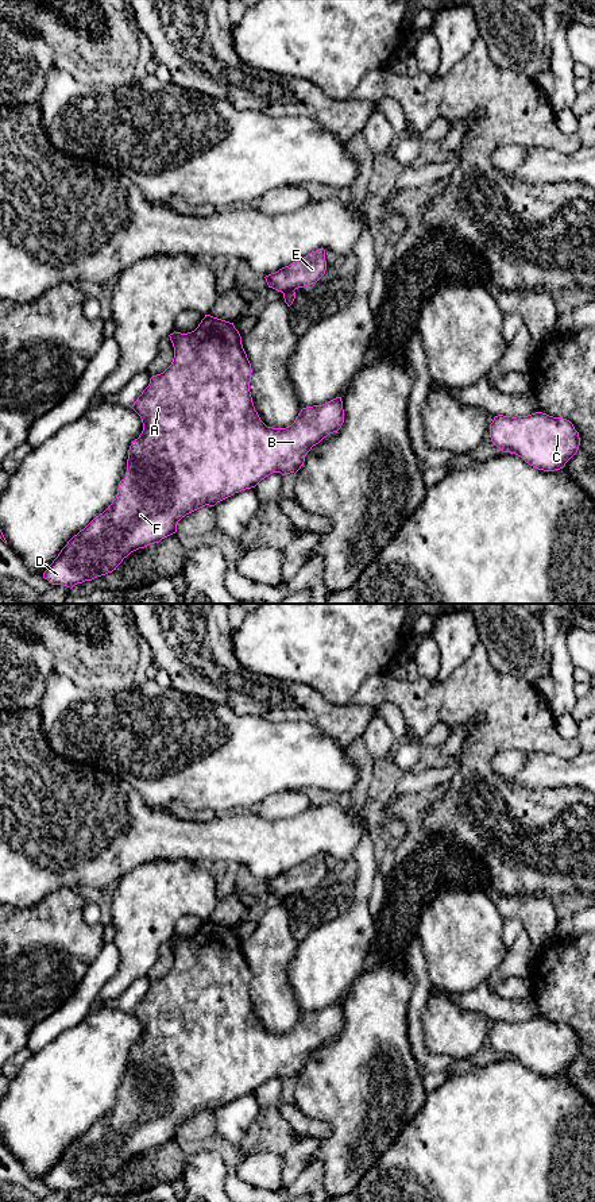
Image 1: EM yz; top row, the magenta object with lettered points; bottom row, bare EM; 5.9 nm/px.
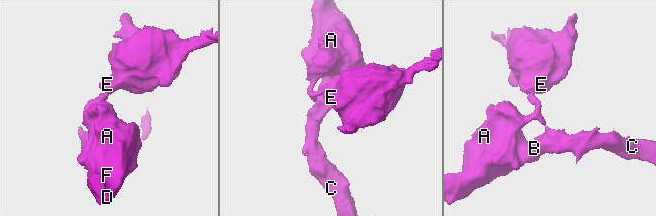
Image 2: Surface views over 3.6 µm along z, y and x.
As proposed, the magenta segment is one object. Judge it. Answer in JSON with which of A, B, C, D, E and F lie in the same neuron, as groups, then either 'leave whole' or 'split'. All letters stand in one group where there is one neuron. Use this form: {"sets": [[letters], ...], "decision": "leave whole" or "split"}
{"sets": [["A", "B", "C", "D", "F"], ["E"]], "decision": "split"}

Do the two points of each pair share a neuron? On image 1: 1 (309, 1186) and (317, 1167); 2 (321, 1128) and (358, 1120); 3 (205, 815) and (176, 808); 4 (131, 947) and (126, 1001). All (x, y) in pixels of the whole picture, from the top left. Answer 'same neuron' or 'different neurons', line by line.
1: same neuron
2: different neurons
3: same neuron
4: different neurons

